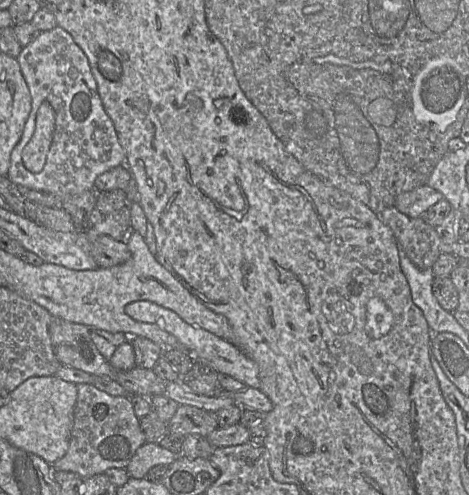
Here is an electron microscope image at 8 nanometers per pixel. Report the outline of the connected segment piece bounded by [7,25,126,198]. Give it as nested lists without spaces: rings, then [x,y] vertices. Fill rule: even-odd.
[[[57,25],[51,30],[41,32],[34,41],[22,48],[17,61],[30,92],[31,111],[21,138],[11,152],[7,176],[14,184],[61,198],[95,189],[94,183],[99,175],[114,167],[125,165],[125,152],[120,145],[114,125],[104,109],[88,60],[66,30]],[[43,102],[49,103],[54,110],[55,128],[45,165],[40,172],[33,173],[24,166],[22,151],[33,136],[37,111]]]

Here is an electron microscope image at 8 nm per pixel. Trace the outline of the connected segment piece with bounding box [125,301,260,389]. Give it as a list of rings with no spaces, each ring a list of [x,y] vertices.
[[[137,301],[125,307],[125,313],[136,321],[157,324],[180,342],[186,352],[202,361],[221,375],[229,375],[247,387],[260,389],[258,365],[233,343],[226,341],[200,327],[186,323],[175,312],[149,301]]]

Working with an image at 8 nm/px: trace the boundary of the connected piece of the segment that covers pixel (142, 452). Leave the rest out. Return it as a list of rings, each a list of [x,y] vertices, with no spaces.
[[[145,443],[137,449],[136,453],[125,468],[130,477],[135,479],[145,478],[147,472],[154,466],[170,466],[177,455],[161,447],[158,443]]]

